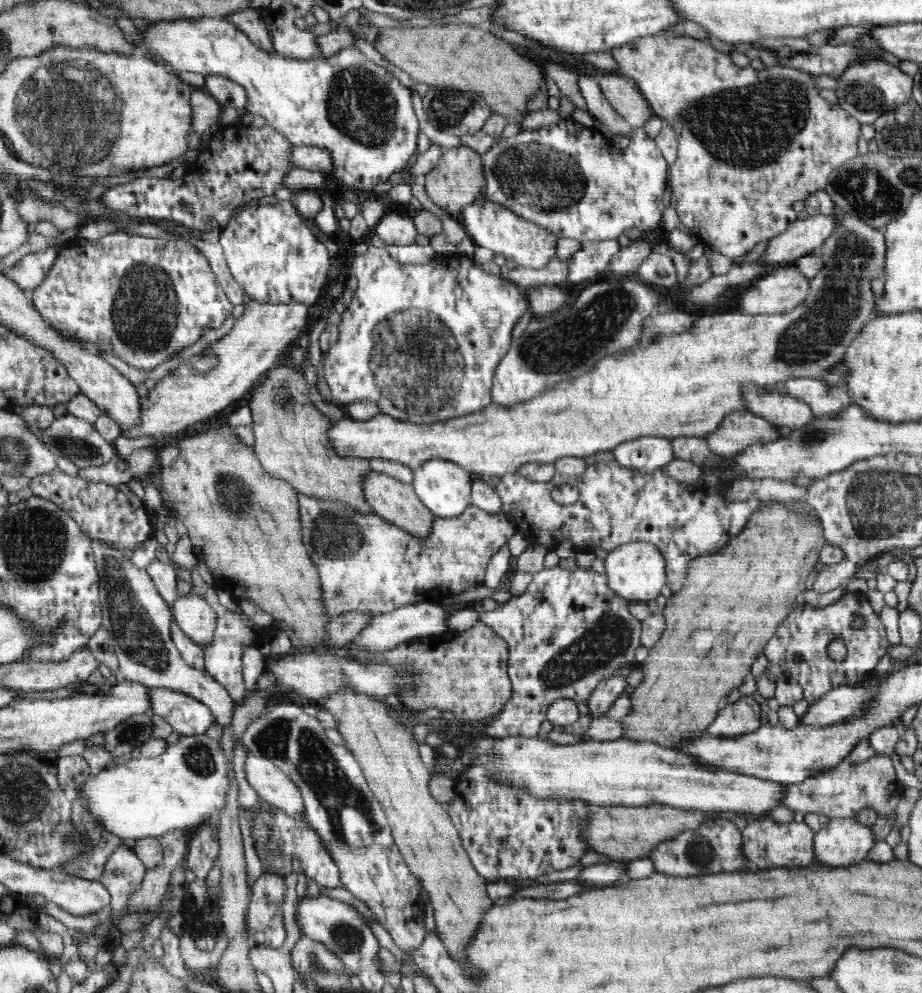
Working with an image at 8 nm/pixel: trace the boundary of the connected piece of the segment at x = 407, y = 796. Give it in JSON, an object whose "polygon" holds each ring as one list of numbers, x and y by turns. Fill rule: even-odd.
{"polygon":[[347,683,336,694,326,697,326,708,340,720,338,732,348,742,346,748,352,750,352,757,362,766,366,783,386,813,404,861,419,879,422,890,428,893,439,938,452,952,452,958,464,958,464,948,472,940,472,934,476,934,484,912,494,904,486,893,487,883,469,860,450,815,428,790,430,770,420,759,418,744,410,732,388,714,386,702,379,698,359,694]]}

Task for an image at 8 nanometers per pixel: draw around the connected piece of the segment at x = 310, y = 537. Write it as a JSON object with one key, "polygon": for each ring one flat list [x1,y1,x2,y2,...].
{"polygon":[[295,490,303,526,303,545,315,563,324,588,324,607,331,617,358,611,380,615,417,603,437,602,449,595,459,594,484,584,490,558,508,543,516,530,505,514,488,513,474,505,468,506,460,516,434,517,427,541,418,541,412,533,393,525,374,513,358,513,340,505,340,501,322,501]]}

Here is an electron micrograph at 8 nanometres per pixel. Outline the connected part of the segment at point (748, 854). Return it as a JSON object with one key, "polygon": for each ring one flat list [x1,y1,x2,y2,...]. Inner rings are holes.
{"polygon":[[767,815,748,823,741,831,742,854,755,870,806,867,816,862,813,852,814,834,805,821,779,823]]}

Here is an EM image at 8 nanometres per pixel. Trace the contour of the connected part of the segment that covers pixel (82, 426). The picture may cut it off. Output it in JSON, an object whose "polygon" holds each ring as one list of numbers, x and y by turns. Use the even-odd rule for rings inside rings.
{"polygon":[[67,412,63,416,56,417,48,428,41,430,40,440,48,450,51,446,56,456,69,457,80,469,97,467,114,460,117,454,113,443,107,442,96,430,93,423]]}

